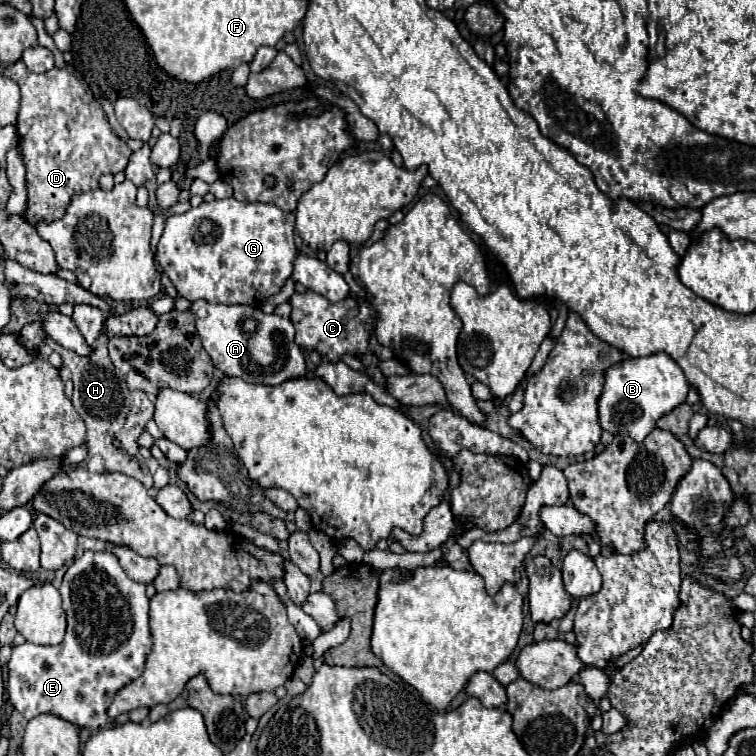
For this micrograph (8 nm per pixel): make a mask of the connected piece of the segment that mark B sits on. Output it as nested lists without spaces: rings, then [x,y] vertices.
[[[666,353],[650,357],[626,357],[622,363],[606,371],[606,385],[598,399],[598,413],[602,429],[610,433],[628,433],[634,441],[642,443],[650,429],[656,427],[658,417],[670,413],[670,409],[686,403],[690,383],[682,369]]]

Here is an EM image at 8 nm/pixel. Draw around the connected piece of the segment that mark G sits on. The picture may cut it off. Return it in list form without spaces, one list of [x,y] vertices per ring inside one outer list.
[[[222,199],[192,207],[182,215],[166,219],[164,235],[156,247],[156,259],[164,273],[174,283],[180,297],[196,301],[206,299],[210,303],[242,303],[262,305],[268,297],[280,291],[286,279],[292,275],[292,263],[296,257],[294,245],[294,213],[282,211],[270,203],[242,203],[236,199]]]

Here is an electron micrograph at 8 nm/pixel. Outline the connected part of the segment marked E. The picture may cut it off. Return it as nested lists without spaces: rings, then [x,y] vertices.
[[[110,551],[80,553],[74,563],[66,569],[60,583],[62,603],[68,615],[66,637],[60,645],[44,647],[36,643],[22,643],[12,649],[12,659],[8,661],[8,699],[16,711],[26,719],[38,715],[56,715],[78,727],[102,727],[108,723],[106,707],[114,699],[116,691],[142,675],[146,657],[152,649],[150,633],[150,599],[146,597],[146,587],[132,581],[122,569],[118,557]]]

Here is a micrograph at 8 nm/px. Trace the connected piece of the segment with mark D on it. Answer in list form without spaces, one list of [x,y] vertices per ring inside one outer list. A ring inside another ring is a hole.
[[[16,61],[2,69],[4,69],[2,75],[16,81],[22,93],[16,129],[18,129],[18,147],[26,165],[28,203],[26,203],[24,219],[36,227],[40,221],[50,223],[54,219],[60,219],[62,213],[66,211],[66,205],[70,203],[70,197],[78,189],[94,189],[102,173],[124,171],[132,155],[132,149],[118,135],[114,135],[102,105],[94,99],[94,95],[88,89],[84,89],[84,85],[78,81],[78,77],[72,71],[54,67],[46,73],[36,75],[28,71],[22,61]]]

